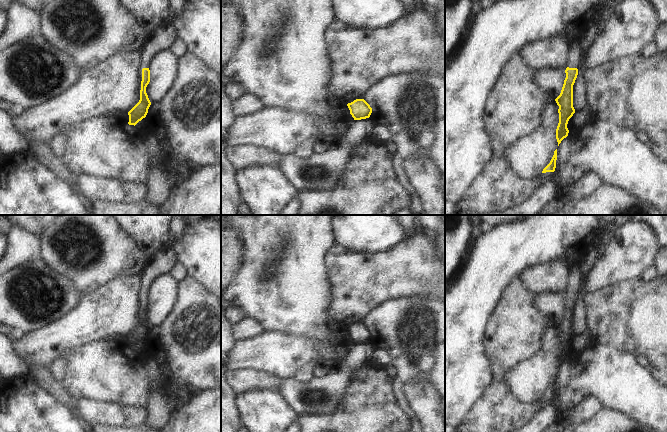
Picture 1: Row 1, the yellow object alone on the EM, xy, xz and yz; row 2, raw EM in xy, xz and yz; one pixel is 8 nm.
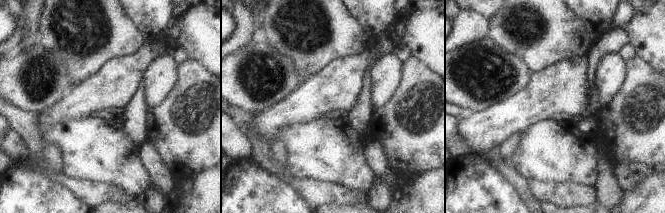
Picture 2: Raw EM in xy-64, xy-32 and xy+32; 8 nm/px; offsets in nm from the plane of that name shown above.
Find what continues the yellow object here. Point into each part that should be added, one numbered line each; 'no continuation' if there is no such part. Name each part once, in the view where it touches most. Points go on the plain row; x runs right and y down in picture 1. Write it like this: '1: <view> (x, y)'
1: yz (547, 399)

